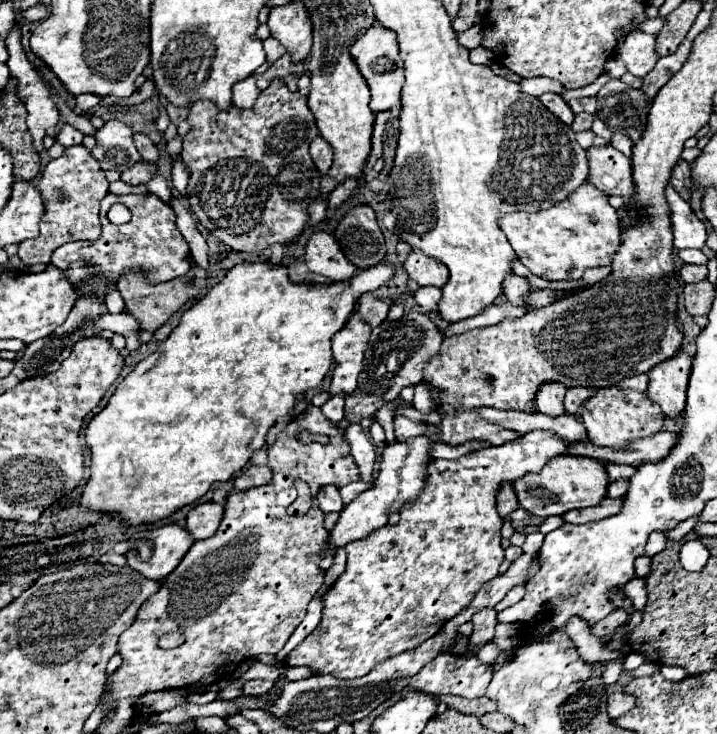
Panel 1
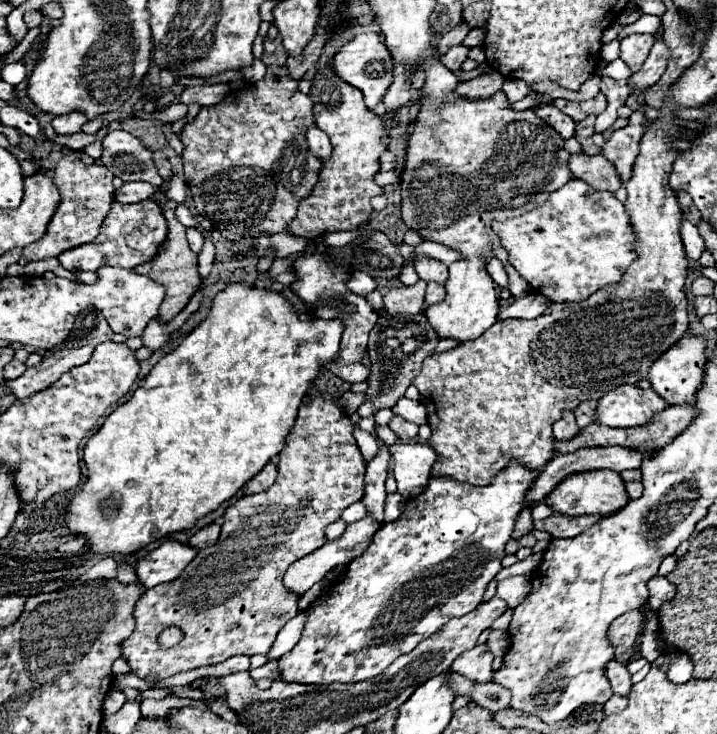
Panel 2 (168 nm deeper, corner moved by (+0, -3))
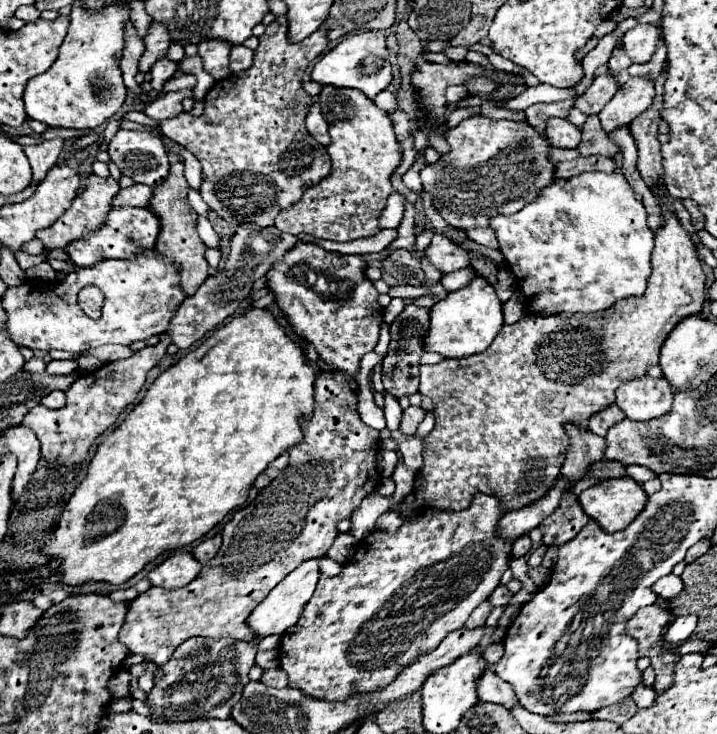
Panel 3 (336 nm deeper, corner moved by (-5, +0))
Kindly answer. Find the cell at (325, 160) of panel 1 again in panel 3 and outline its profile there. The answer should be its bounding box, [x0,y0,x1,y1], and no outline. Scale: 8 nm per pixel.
[305,104,331,146]

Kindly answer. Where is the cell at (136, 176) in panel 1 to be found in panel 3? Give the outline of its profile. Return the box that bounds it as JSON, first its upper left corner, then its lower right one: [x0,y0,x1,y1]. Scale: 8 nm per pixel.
[113,184,153,206]

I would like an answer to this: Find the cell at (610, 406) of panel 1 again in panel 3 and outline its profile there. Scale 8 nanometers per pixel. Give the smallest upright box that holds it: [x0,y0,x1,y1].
[615,376,673,420]

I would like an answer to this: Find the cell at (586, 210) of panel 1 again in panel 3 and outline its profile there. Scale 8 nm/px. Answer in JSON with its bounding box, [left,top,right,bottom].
[491,162,653,314]

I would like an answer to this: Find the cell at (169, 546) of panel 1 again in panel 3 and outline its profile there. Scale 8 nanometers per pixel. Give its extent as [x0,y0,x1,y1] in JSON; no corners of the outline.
[149,552,201,588]

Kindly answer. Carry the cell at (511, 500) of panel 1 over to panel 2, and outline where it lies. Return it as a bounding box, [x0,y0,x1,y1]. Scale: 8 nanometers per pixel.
[512,507,532,539]

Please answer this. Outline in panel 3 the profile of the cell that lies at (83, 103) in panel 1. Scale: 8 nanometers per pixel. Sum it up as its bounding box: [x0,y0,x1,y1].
[23,138,63,184]

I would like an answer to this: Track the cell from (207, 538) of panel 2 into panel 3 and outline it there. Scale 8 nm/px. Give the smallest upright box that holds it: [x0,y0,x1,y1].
[193,534,221,564]

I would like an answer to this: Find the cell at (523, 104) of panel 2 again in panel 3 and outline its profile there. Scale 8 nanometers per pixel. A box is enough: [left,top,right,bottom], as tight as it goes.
[447,104,481,128]

